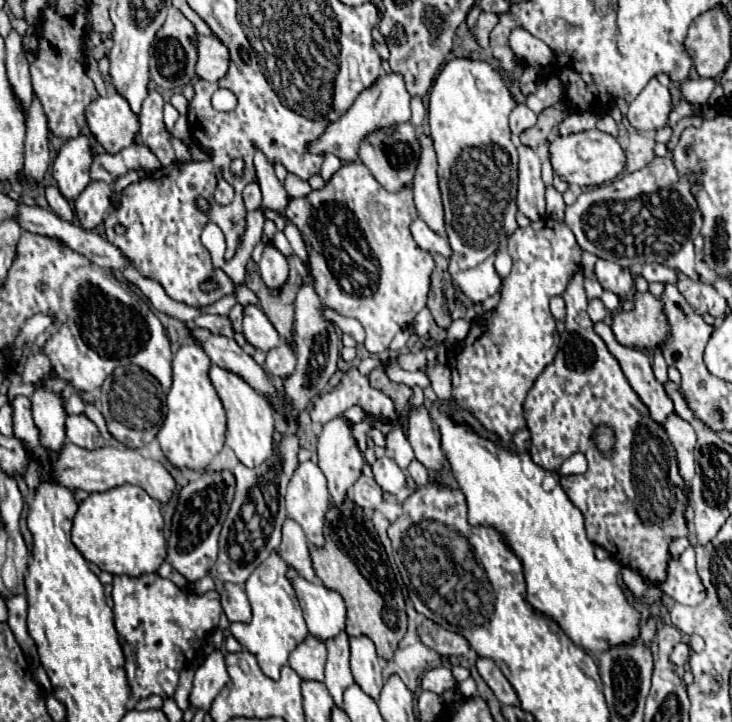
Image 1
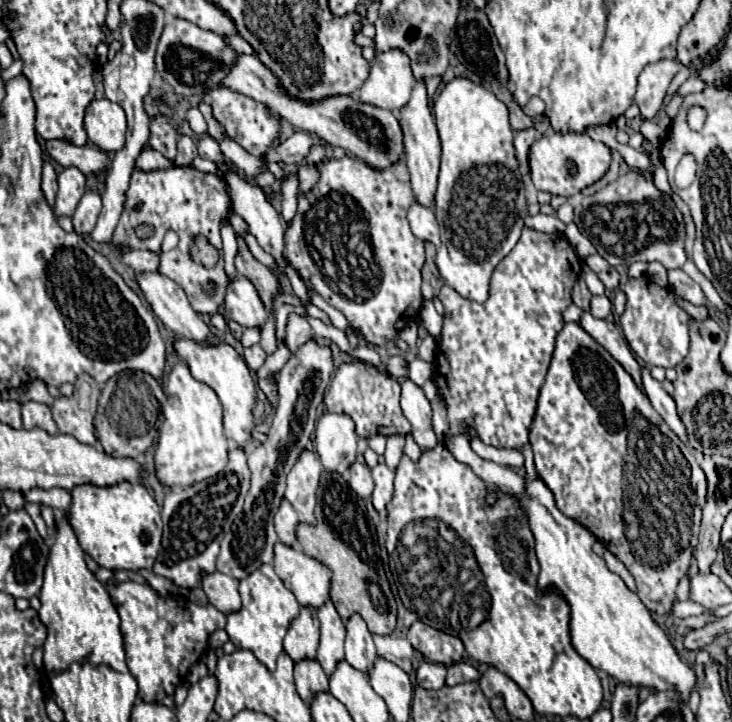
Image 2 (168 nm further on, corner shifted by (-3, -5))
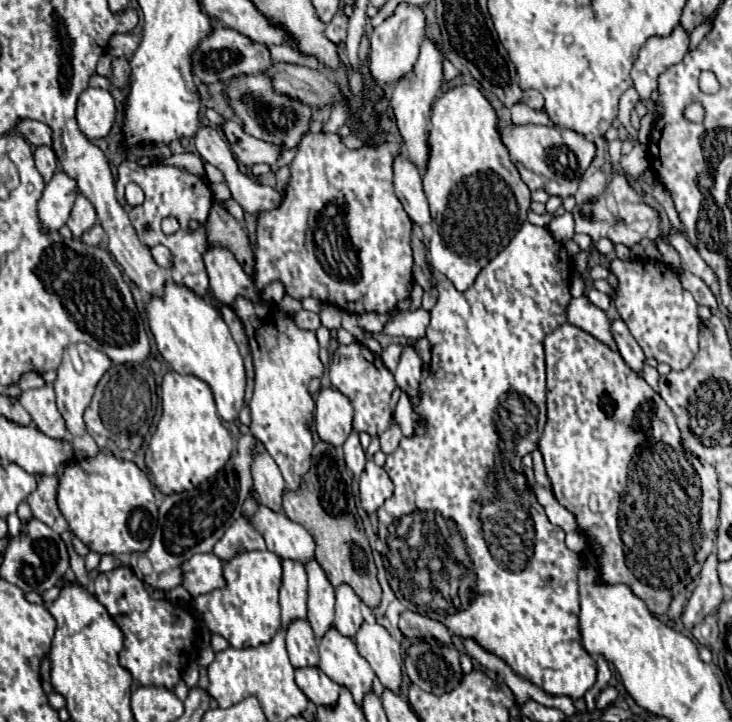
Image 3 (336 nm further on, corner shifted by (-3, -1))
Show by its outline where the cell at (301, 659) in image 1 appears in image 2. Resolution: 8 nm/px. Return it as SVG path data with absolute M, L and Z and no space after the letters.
M302 608L300 618L292 622L284 638L284 650L294 662L316 660L316 650L320 644L320 622L316 610Z

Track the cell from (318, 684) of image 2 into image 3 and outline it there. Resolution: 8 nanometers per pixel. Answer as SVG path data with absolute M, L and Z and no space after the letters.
M292 620L286 628L286 650L294 668L316 666L316 638L308 620Z

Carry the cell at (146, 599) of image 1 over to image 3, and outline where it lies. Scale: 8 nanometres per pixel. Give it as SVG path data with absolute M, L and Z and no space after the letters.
M128 566L98 574L94 580L94 596L108 610L110 618L116 622L116 626L124 634L124 648L120 652L120 666L132 674L134 684L136 686L164 686L164 688L172 690L180 682L182 670L188 662L188 656L192 656L192 652L196 650L196 644L198 644L198 640L196 640L196 630L198 630L196 618L186 608L174 606L168 600L150 598L142 580L138 580Z

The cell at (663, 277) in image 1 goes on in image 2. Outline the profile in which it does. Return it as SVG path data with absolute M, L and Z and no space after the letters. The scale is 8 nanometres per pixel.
M668 270L668 284L676 296L680 296L696 306L706 302L700 286L690 276L686 276L682 270Z

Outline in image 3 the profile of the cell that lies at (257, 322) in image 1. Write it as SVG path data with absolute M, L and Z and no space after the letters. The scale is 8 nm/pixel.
M208 246L204 252L204 266L208 278L212 282L212 292L222 304L232 304L236 294L244 294L246 298L256 298L258 290L252 286L252 278L242 270L230 250L224 246Z

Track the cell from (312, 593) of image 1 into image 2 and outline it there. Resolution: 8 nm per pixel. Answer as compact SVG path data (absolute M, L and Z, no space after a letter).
M278 542L274 550L274 570L300 606L318 610L330 600L332 572L314 558L308 558L300 548L288 548Z

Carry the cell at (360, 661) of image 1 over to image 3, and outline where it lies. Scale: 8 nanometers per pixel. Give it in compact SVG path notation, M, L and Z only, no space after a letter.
M348 584L336 586L336 618L334 626L340 630L340 634L350 636L356 634L356 626L362 622L362 612L360 612L360 598Z

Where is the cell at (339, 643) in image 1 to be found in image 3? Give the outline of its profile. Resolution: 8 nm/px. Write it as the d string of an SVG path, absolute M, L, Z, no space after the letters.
M316 558L306 562L306 574L308 574L308 622L320 638L328 626L334 626L334 586L326 578L324 570L316 562Z

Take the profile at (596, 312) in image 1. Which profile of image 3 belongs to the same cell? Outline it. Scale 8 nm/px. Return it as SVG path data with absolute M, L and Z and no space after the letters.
M590 288L590 290L586 292L586 296L588 296L590 302L592 302L594 306L598 306L600 310L608 310L608 306L610 306L610 296L608 296L608 294L602 294L602 292L598 292L596 288Z

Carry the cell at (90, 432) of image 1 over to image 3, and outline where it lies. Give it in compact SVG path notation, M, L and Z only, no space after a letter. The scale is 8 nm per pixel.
M78 344L78 358L80 358L80 368L76 368L76 364L72 362L72 356L68 352L64 352L64 358L62 358L62 364L58 366L56 370L56 380L54 380L54 392L56 392L56 402L58 402L58 410L60 414L64 416L66 420L66 428L70 434L74 436L82 436L86 434L86 426L84 426L84 410L88 406L88 402L92 400L92 394L94 394L94 388L96 388L96 382L102 378L102 374L112 366L110 358L100 352L100 350L94 350L90 348L88 344Z

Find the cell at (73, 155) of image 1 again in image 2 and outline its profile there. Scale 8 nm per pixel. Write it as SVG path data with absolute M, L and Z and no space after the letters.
M64 168L58 176L58 194L56 194L56 216L72 216L76 204L88 190L86 176L78 168Z

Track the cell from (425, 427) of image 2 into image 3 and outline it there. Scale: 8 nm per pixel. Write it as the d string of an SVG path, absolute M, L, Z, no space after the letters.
M406 344L398 362L398 370L394 374L396 384L408 394L408 396L416 396L418 394L418 386L420 386L420 374L422 374L422 360L418 356L418 352Z

